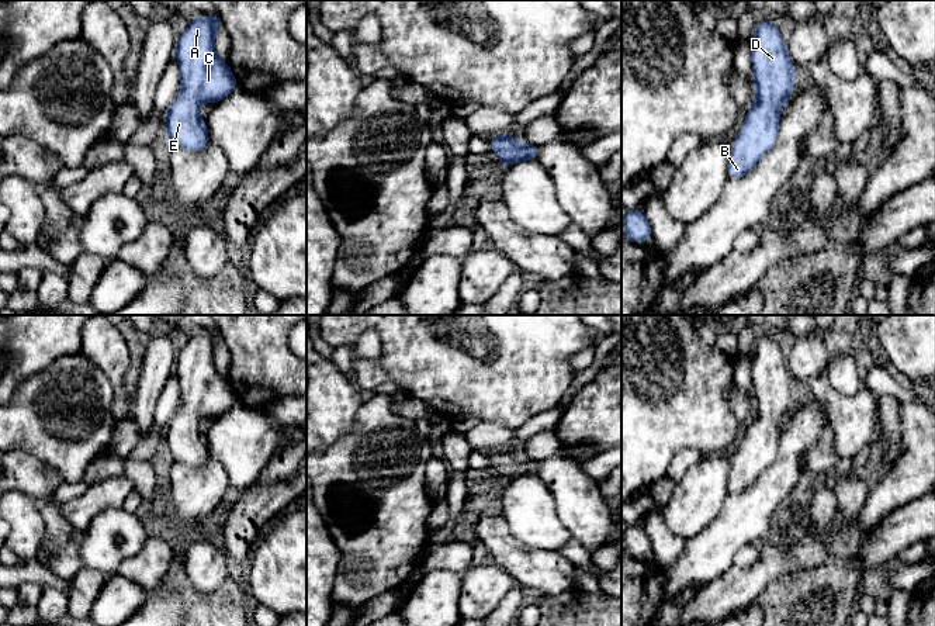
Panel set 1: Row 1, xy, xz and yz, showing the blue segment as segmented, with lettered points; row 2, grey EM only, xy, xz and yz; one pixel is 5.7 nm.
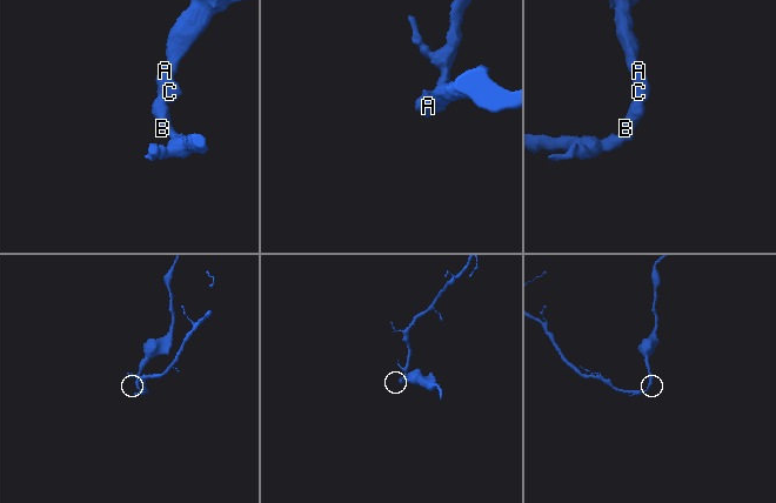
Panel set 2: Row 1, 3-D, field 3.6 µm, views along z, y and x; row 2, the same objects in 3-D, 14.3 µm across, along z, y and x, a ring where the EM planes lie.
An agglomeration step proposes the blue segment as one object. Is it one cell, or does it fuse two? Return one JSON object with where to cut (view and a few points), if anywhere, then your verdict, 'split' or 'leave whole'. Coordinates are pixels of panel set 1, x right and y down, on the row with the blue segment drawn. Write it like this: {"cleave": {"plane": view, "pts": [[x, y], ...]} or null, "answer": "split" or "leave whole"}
{"cleave": null, "answer": "leave whole"}

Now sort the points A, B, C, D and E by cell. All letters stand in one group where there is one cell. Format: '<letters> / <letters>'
A B C D E

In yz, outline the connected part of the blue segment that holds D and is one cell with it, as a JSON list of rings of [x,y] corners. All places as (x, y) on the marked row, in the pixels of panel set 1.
[[[772,20],[759,21],[752,37],[752,77],[756,98],[733,143],[728,176],[740,179],[773,146],[779,131],[780,108],[796,83],[787,44]]]

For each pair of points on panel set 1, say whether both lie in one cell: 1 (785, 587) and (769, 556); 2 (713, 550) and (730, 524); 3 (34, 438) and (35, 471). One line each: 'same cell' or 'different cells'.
1: different cells
2: same cell
3: different cells

